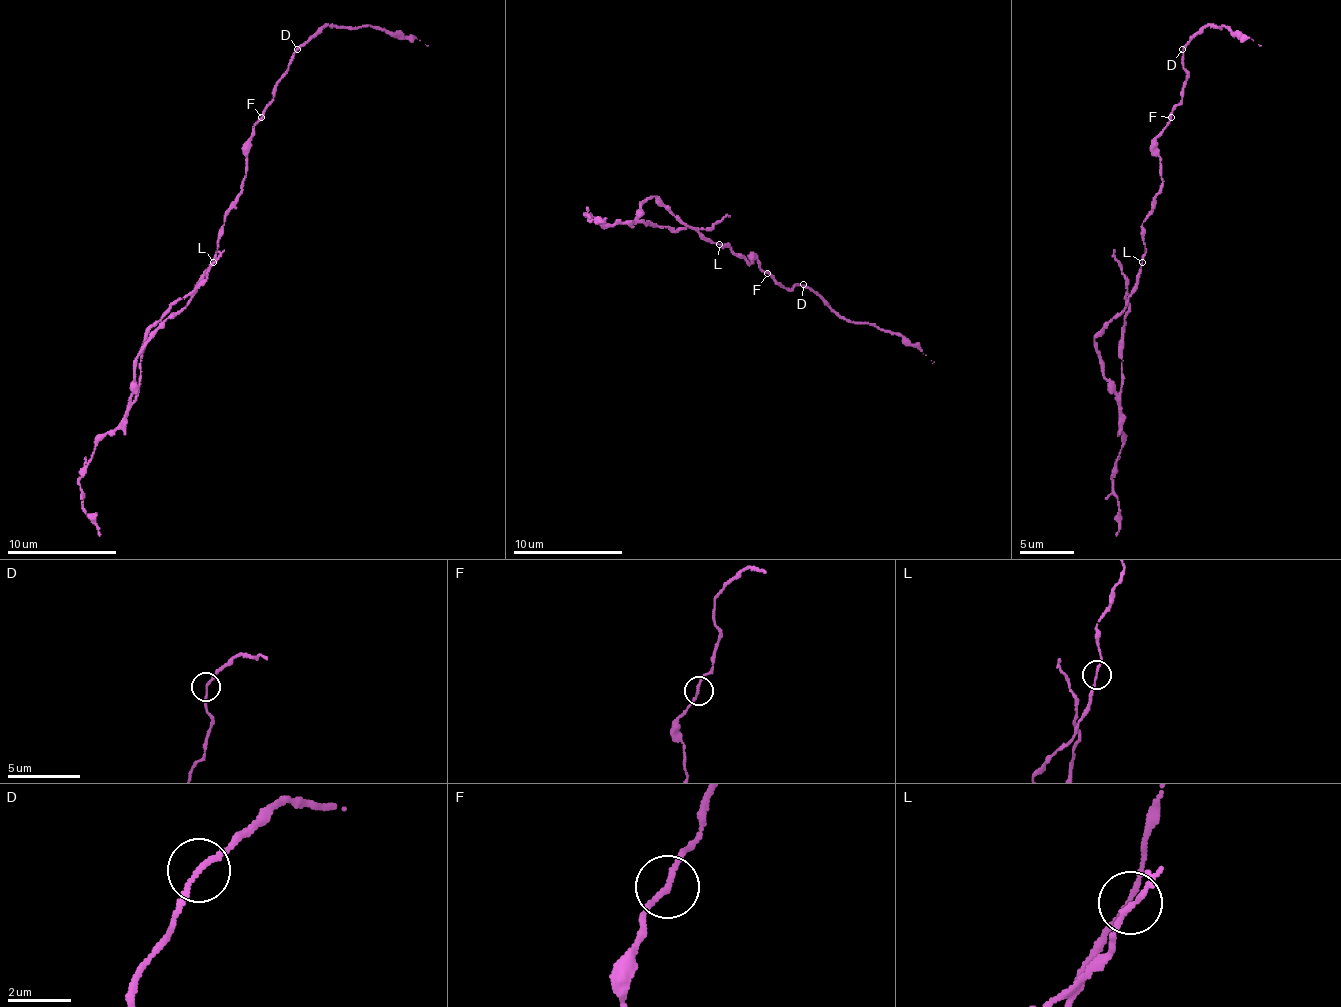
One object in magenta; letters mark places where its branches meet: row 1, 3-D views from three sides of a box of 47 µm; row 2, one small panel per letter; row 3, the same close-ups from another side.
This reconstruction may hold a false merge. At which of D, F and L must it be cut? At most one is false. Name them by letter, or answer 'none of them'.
L

